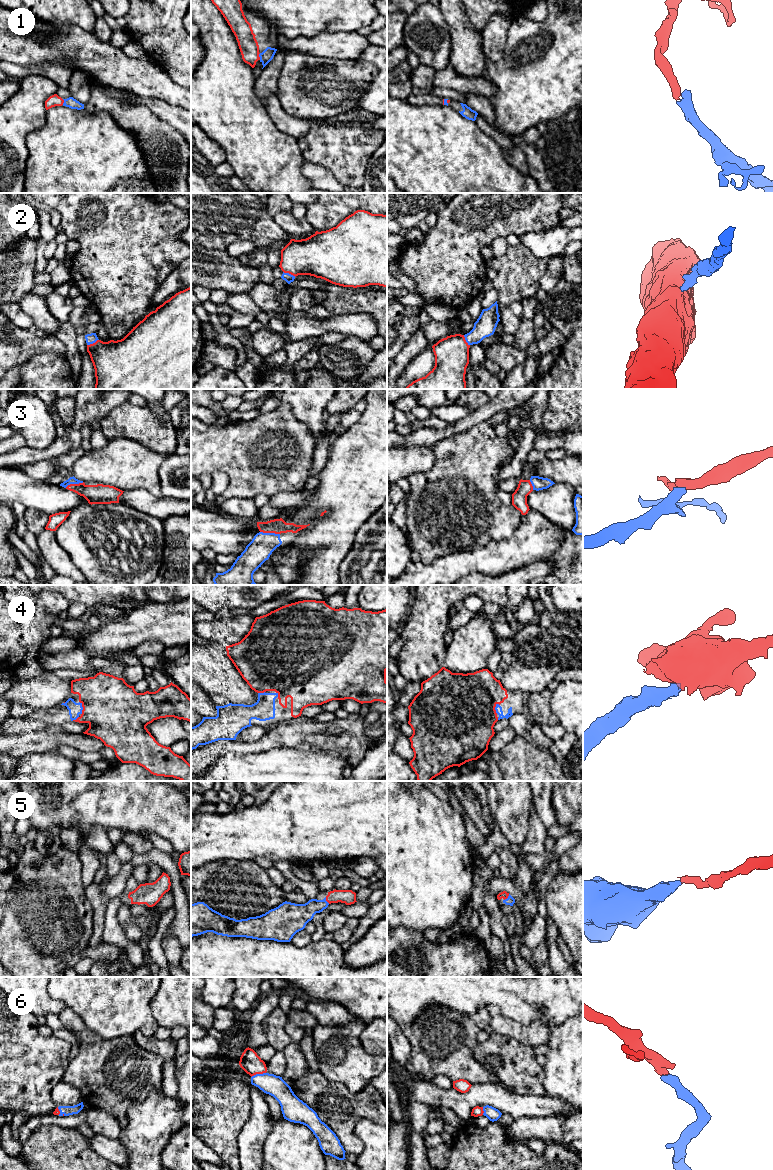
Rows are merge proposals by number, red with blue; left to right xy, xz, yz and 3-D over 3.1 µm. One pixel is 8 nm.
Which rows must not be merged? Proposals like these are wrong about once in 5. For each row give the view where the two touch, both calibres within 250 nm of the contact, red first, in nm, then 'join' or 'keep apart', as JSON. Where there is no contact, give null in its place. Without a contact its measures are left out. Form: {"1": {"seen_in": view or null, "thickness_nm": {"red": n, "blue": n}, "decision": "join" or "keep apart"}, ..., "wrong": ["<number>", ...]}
{"1": {"seen_in": "xz", "thickness_nm": {"red": 160, "blue": 100}, "decision": "join"}, "2": {"seen_in": "xz", "thickness_nm": {"red": 320, "blue": 70}, "decision": "join"}, "3": {"seen_in": "xz", "thickness_nm": {"red": 120, "blue": 190}, "decision": "join"}, "4": {"seen_in": "xy", "thickness_nm": {"red": 460, "blue": 100}, "decision": "join"}, "5": {"seen_in": "yz", "thickness_nm": {"red": 60, "blue": 70}, "decision": "join"}, "6": {"seen_in": "xz", "thickness_nm": {"red": 170, "blue": 160}, "decision": "join"}, "wrong": []}

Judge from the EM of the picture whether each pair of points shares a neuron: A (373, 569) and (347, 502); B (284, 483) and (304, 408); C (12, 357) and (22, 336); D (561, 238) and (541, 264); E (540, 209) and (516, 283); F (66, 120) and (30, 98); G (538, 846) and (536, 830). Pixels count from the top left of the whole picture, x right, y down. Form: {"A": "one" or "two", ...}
{"A": "two", "B": "two", "C": "one", "D": "two", "E": "two", "F": "two", "G": "one"}

